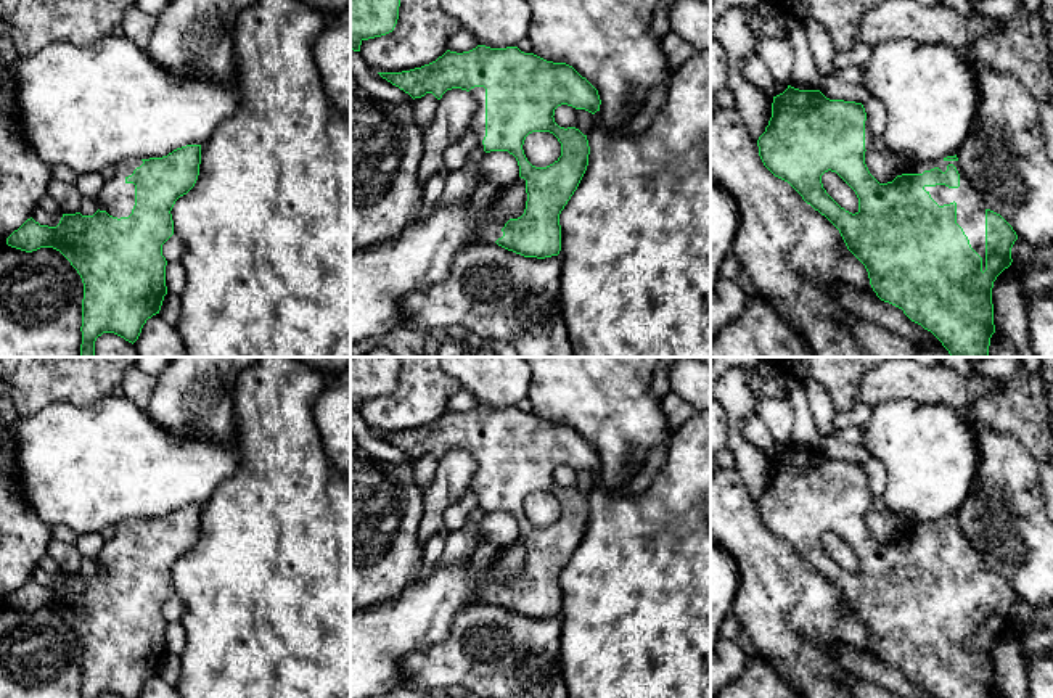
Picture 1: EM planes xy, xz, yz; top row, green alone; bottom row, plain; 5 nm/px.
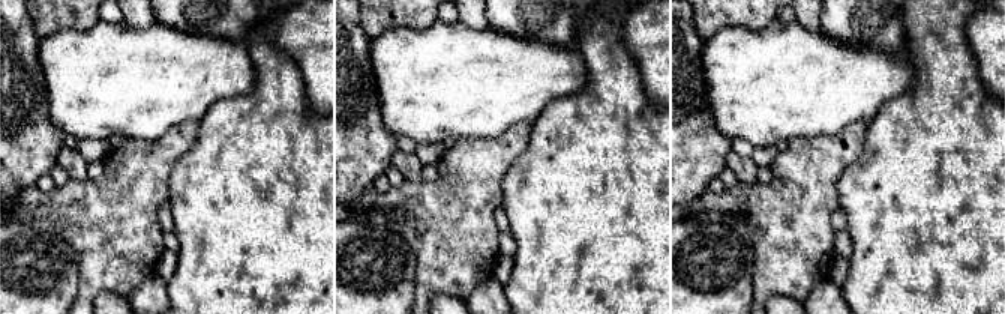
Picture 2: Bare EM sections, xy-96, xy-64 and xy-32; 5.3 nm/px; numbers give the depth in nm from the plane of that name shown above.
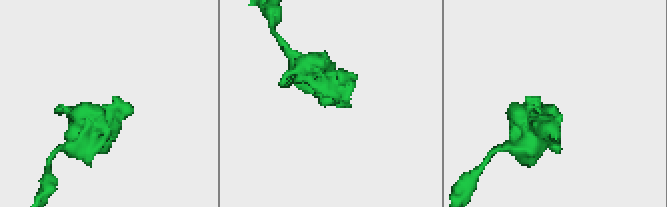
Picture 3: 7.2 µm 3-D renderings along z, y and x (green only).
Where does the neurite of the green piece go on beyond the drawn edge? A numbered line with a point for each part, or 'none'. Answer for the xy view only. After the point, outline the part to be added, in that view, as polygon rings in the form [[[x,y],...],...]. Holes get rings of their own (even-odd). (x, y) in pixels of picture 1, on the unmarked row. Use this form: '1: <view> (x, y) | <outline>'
1: xy (118, 558) | [[[129,519],[116,524],[116,532],[104,540],[98,555],[98,569],[106,571],[113,577],[129,577],[135,566],[135,545],[125,539],[143,524],[141,519]]]

